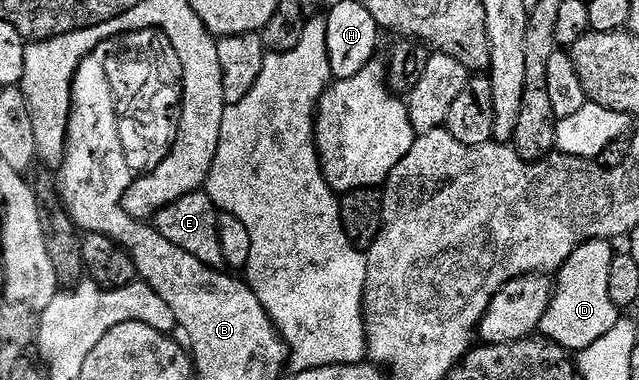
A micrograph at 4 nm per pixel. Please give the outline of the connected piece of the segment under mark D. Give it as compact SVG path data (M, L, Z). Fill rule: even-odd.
M588 241L566 259L565 264L556 274L555 296L541 320L540 336L559 343L564 349L580 351L591 347L595 339L603 339L603 335L607 335L607 331L615 327L619 319L619 310L617 304L611 299L611 263L615 256L615 249L611 246L609 241Z

